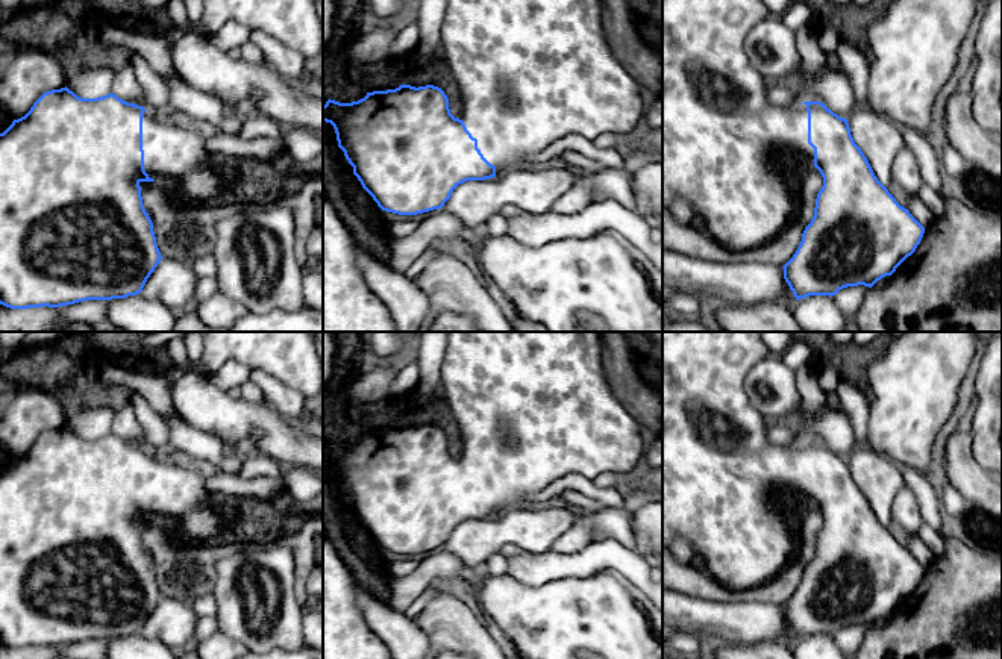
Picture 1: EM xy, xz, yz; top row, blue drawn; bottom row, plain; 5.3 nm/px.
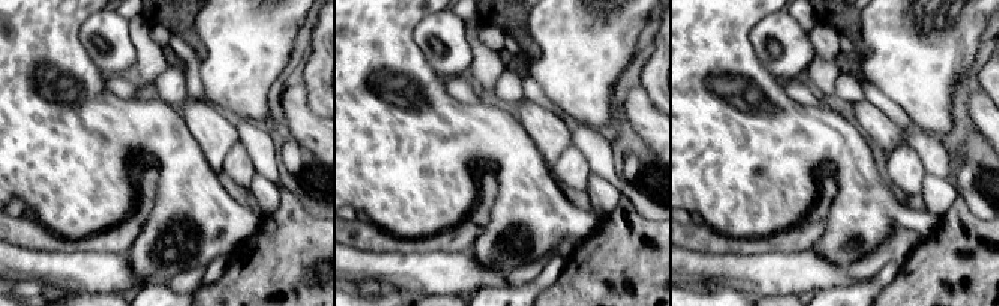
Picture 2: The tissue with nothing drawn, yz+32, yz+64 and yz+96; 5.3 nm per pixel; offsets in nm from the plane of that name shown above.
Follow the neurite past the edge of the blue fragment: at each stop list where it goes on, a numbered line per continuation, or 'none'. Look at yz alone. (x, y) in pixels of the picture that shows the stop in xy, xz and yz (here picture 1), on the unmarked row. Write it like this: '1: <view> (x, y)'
1: yz (728, 491)

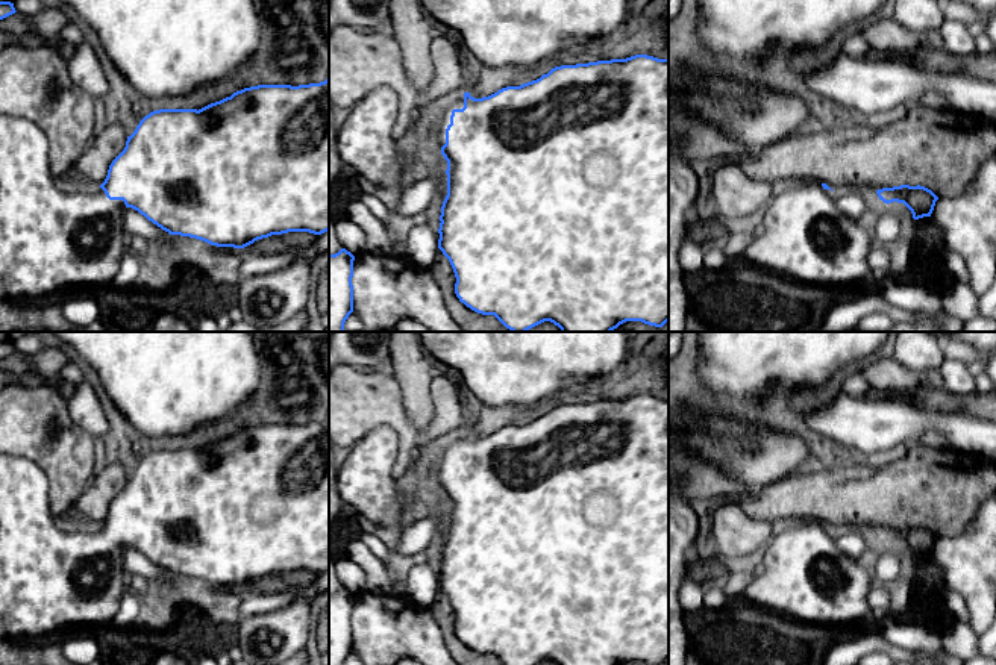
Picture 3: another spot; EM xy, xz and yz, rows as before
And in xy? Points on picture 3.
1: xy (50, 577)

